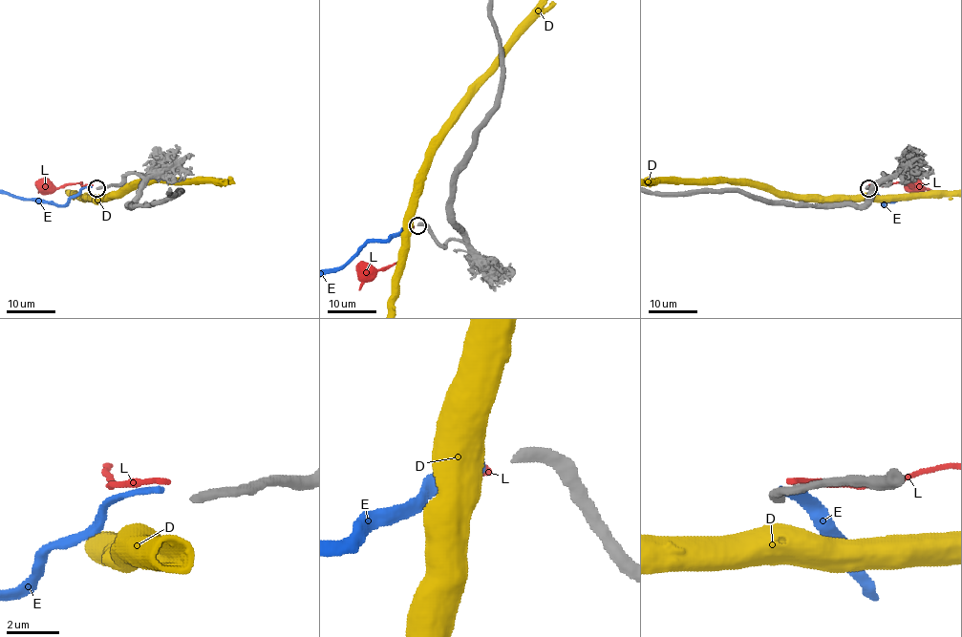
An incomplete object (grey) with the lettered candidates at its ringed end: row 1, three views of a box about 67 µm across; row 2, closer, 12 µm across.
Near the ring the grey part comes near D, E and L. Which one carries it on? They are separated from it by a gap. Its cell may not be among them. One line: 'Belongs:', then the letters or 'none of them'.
Belongs: E

